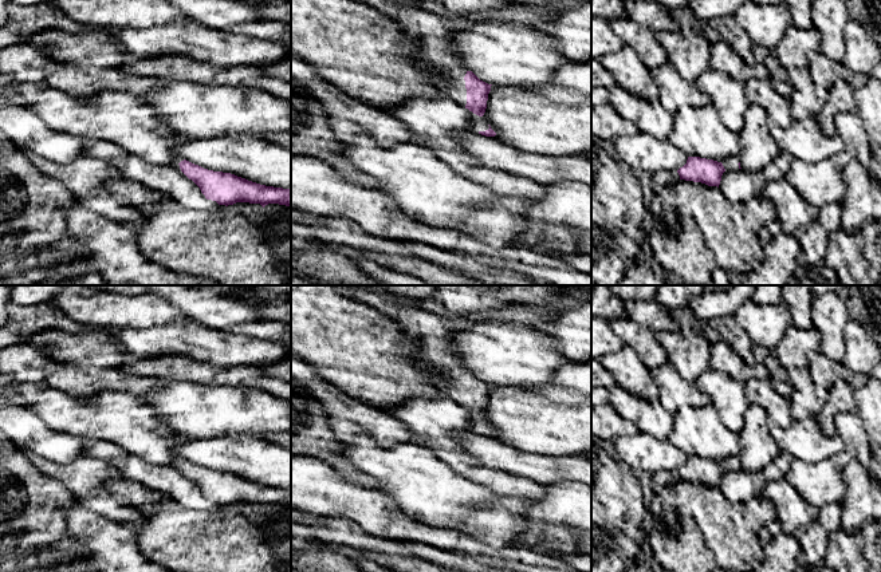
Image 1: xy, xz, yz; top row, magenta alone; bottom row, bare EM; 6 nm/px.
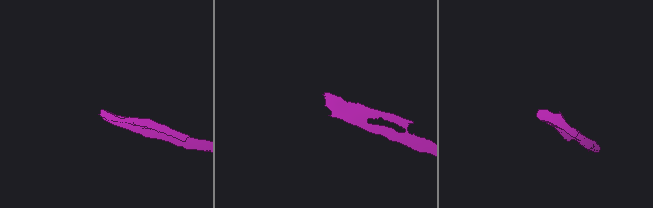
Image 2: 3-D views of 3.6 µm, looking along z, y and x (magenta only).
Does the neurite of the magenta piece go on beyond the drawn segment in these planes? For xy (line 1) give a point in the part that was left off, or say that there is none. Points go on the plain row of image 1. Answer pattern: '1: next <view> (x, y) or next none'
1: next xy (177, 460)

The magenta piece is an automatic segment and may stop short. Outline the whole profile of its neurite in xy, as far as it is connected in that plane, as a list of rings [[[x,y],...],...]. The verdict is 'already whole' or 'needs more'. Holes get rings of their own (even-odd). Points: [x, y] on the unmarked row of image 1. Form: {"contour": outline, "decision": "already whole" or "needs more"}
{"contour": [[[176,457],[173,466],[192,480],[207,500],[219,505],[249,502],[263,508],[268,504],[291,506],[291,489],[266,486],[231,473],[208,470],[182,457]]], "decision": "needs more"}

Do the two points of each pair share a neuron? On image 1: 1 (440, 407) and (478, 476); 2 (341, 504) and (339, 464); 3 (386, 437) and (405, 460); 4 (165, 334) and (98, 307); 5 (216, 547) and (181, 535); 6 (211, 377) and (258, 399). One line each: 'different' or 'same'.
1: same
2: different
3: different
4: different
5: same
6: different

